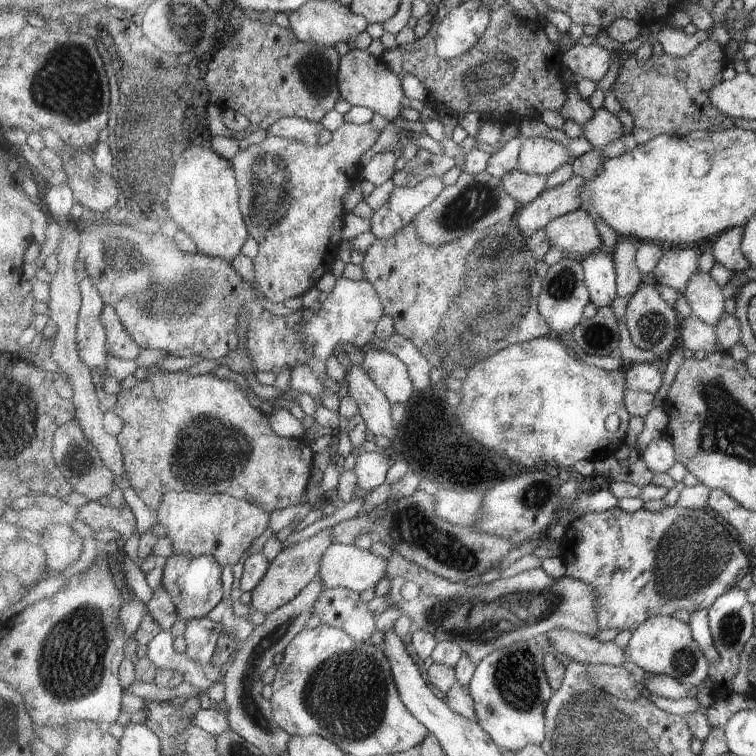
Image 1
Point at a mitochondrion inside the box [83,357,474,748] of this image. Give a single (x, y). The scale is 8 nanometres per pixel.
(347, 697)

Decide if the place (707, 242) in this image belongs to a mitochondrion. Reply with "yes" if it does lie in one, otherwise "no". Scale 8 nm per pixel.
no

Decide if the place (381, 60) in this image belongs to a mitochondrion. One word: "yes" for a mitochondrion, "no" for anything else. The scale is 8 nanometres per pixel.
no

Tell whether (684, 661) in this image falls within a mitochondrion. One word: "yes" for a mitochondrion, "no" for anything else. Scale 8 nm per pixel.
yes

